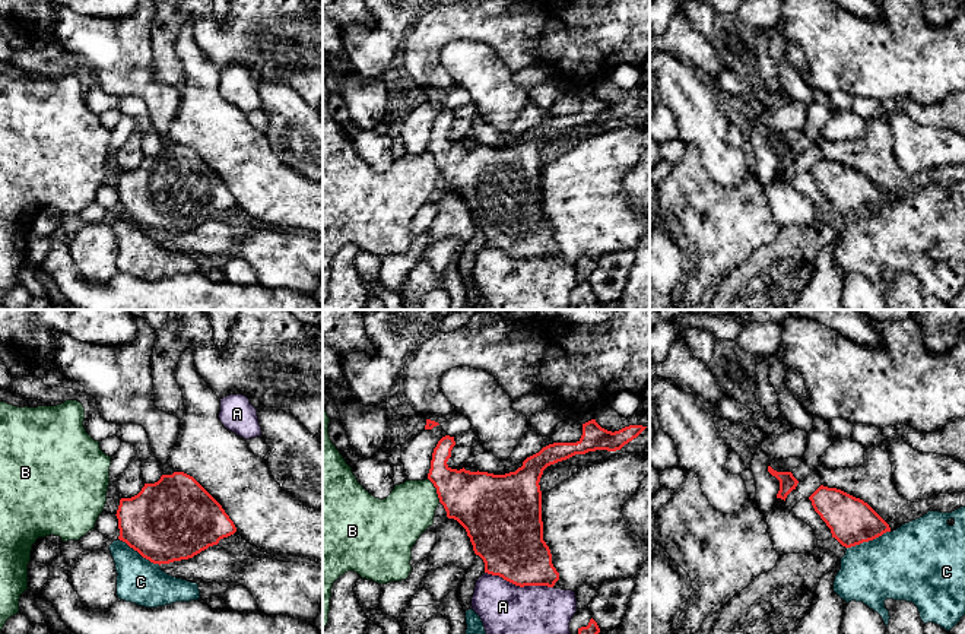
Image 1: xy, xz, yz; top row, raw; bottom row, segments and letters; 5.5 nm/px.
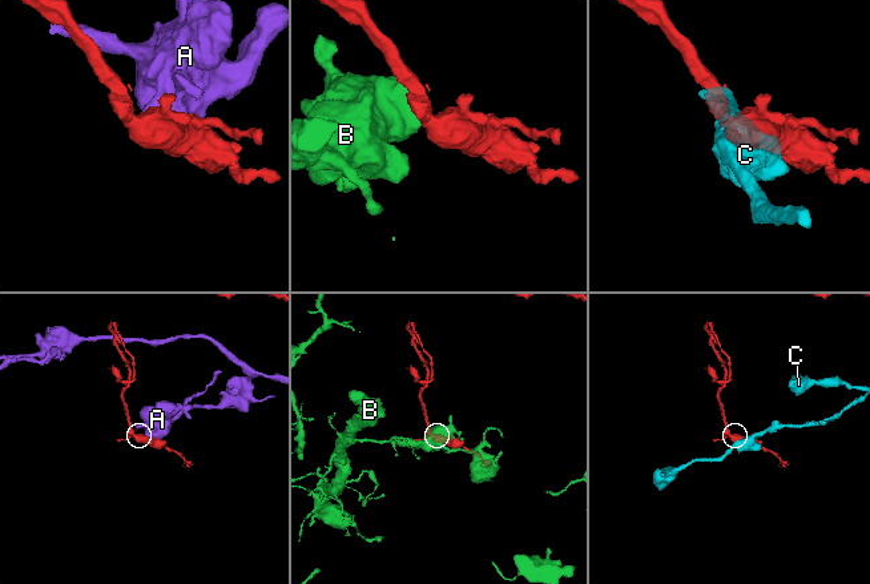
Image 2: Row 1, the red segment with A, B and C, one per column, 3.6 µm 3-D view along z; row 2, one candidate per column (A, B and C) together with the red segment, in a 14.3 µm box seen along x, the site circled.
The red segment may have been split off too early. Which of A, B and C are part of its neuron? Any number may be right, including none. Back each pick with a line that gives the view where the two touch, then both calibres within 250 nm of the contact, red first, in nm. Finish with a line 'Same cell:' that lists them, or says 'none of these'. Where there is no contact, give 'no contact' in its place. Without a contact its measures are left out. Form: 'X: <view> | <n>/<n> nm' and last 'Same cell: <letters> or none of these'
Same cell: none of these

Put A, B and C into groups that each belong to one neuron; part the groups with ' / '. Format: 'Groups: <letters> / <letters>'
Groups: A / B / C

